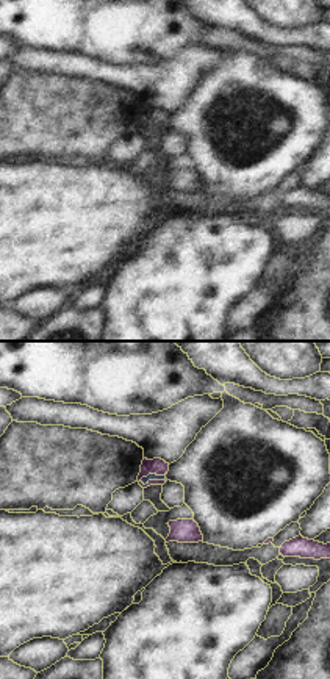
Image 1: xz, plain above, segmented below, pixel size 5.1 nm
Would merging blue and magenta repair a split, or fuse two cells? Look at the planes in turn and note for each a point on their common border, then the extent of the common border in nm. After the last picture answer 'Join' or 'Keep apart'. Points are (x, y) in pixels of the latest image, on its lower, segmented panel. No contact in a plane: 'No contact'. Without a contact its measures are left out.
Touches blue at (154, 479). Shared border 140 nm

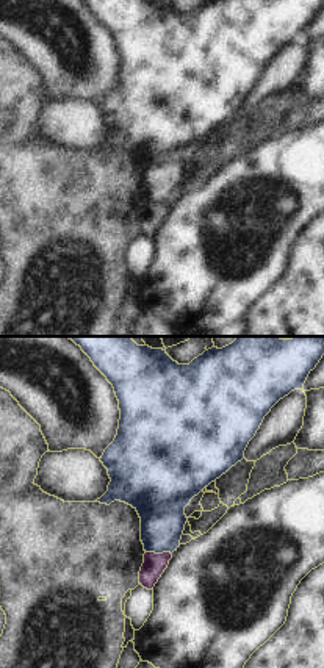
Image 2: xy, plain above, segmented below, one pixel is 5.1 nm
Touches blue at (158, 553). Shared border 140 nm

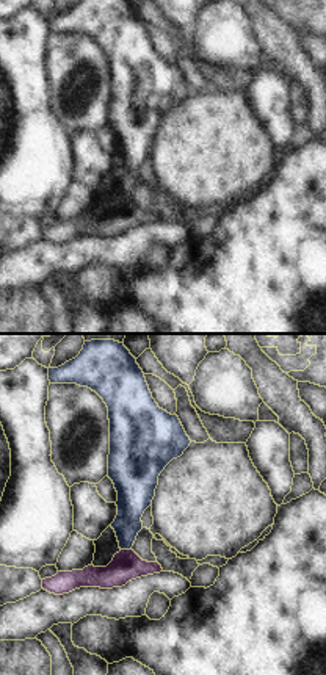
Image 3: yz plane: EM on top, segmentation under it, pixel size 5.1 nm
Touches blue at (126, 548). Shared border 60 nm

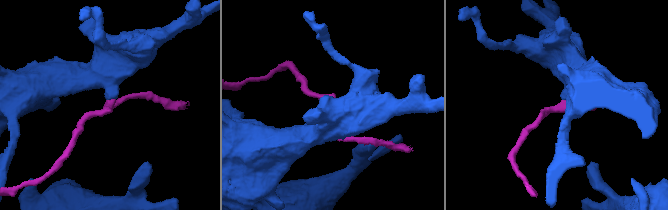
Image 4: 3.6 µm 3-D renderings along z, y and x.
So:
Keep apart

